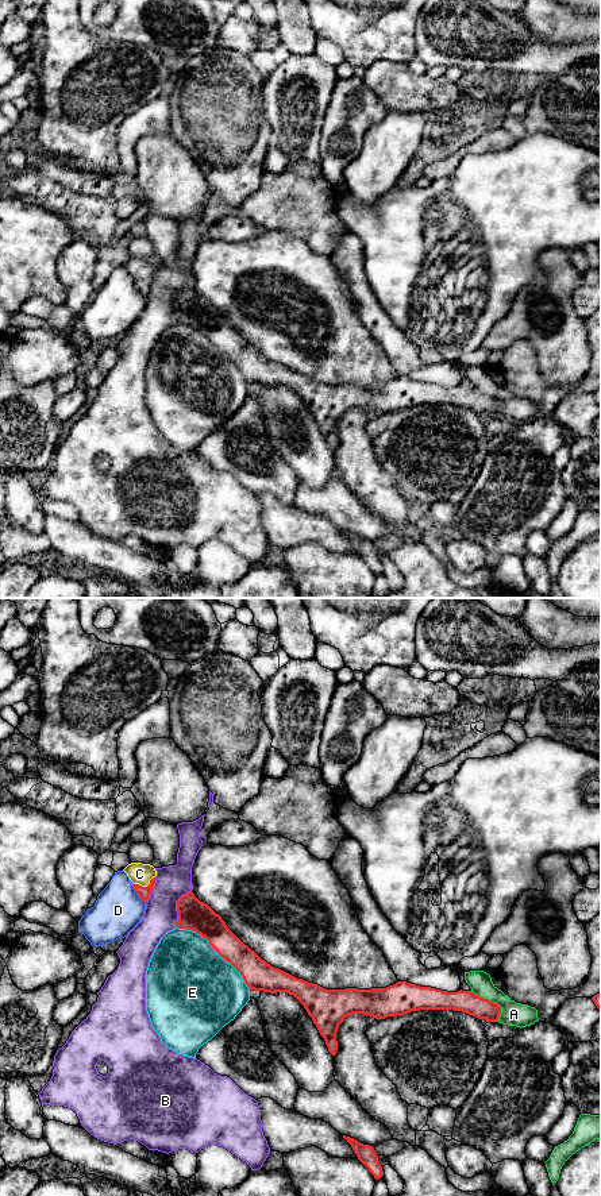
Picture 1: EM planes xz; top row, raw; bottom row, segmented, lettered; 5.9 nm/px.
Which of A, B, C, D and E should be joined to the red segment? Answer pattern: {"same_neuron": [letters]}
{"same_neuron": ["C"]}

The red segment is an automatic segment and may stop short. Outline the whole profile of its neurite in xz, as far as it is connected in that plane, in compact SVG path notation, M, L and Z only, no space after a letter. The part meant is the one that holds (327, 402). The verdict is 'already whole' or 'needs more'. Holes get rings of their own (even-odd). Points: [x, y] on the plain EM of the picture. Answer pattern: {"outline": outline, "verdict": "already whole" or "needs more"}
{"outline": "M192 286L180 293L177 306L177 323L204 332L219 351L240 369L250 385L293 390L312 413L332 451L338 445L339 420L352 409L385 414L420 405L454 405L486 417L497 417L501 410L501 402L497 398L471 386L447 387L407 377L397 377L386 383L325 385L267 359Z", "verdict": "already whole"}

